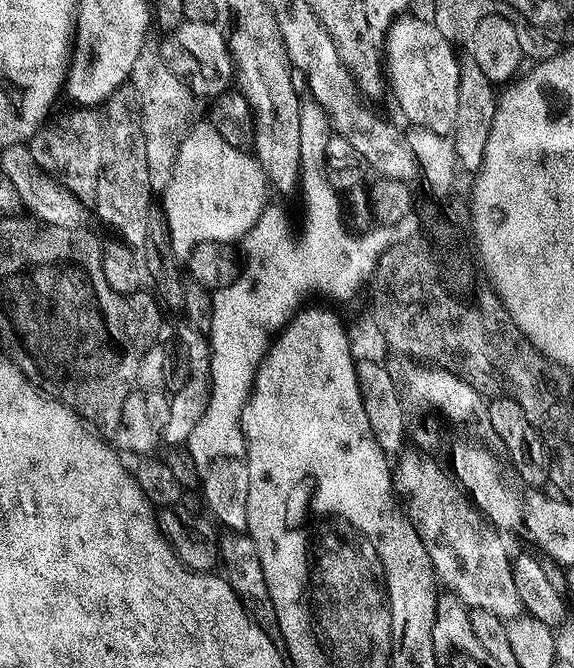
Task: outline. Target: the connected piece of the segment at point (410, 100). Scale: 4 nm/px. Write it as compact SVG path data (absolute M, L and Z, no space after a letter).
M401 14L396 17L386 29L388 41L383 41L382 52L386 57L386 84L390 89L390 96L396 99L398 107L404 111L406 121L432 128L443 133L451 129L458 114L458 74L460 60L454 49L453 41L442 38L442 30L433 24L431 19L420 16Z

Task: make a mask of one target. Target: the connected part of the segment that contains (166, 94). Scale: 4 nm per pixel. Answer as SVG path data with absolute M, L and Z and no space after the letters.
M152 38L145 39L134 60L130 83L137 94L143 122L143 137L146 138L147 172L154 192L167 188L173 174L177 150L185 139L194 119L194 98L189 86L166 66L156 50Z

